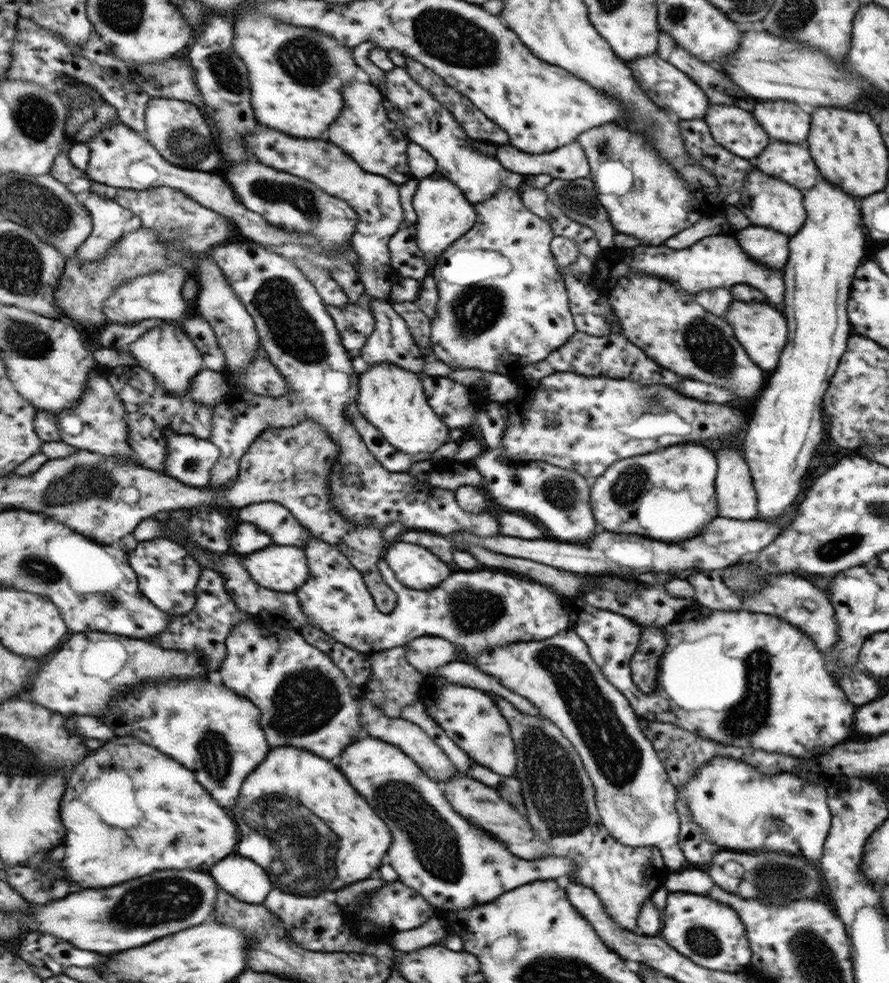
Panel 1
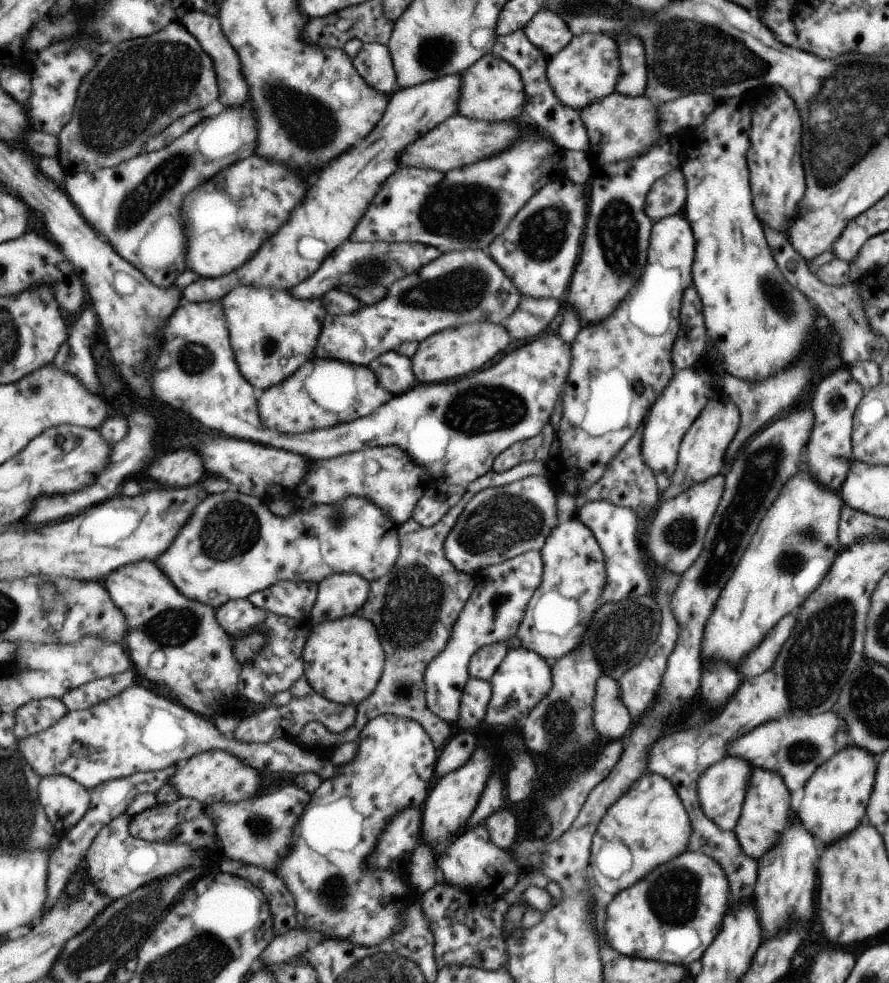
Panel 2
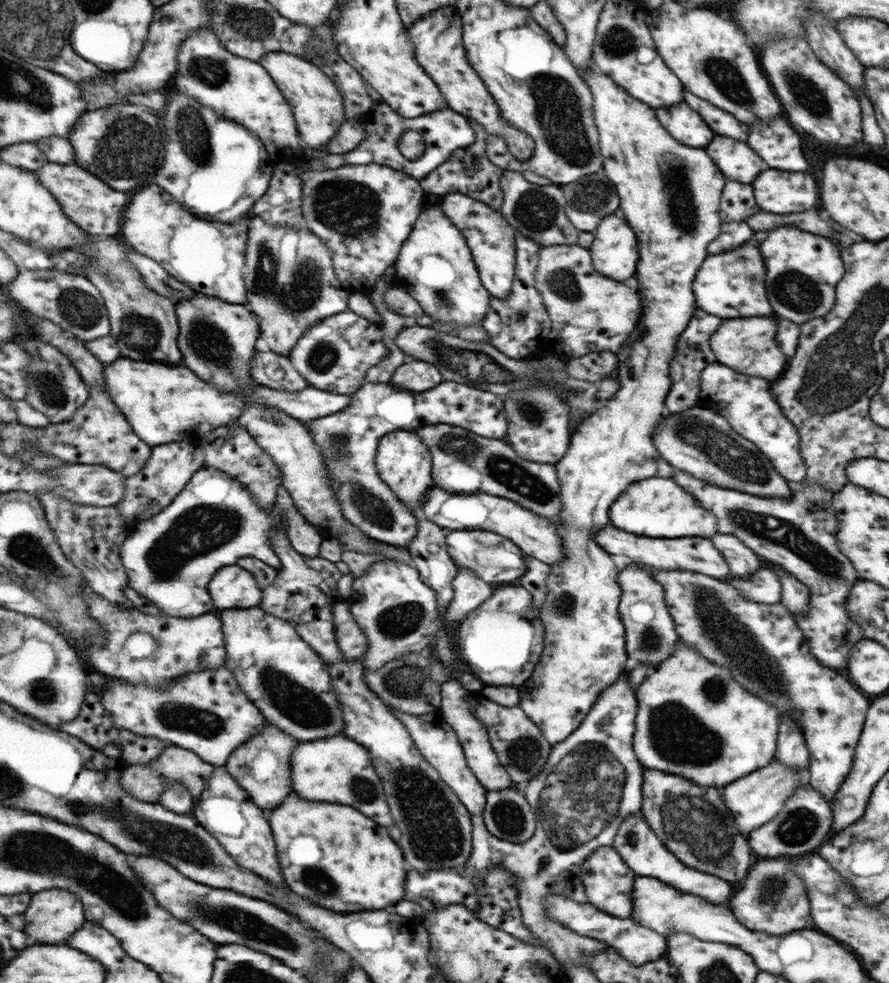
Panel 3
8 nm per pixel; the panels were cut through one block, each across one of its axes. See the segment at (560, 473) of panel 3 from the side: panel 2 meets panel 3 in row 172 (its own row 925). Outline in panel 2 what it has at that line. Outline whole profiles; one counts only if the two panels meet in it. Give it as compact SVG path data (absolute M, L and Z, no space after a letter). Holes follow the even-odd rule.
M685 851L655 868L651 876L643 876L643 880L613 897L605 908L603 938L612 953L619 956L682 965L681 958L663 952L663 932L671 926L691 926L697 932L701 946L706 949L721 928L719 924L727 912L729 898L730 887L727 888L723 868L703 851Z

